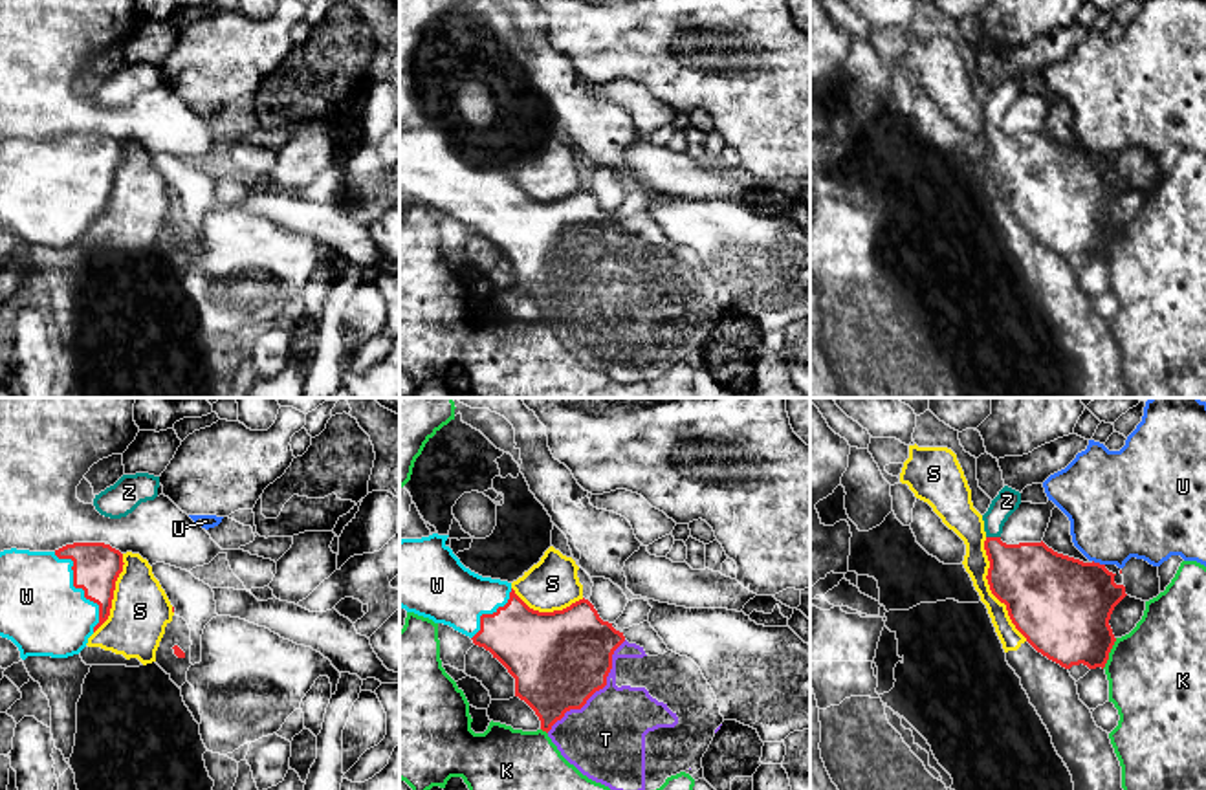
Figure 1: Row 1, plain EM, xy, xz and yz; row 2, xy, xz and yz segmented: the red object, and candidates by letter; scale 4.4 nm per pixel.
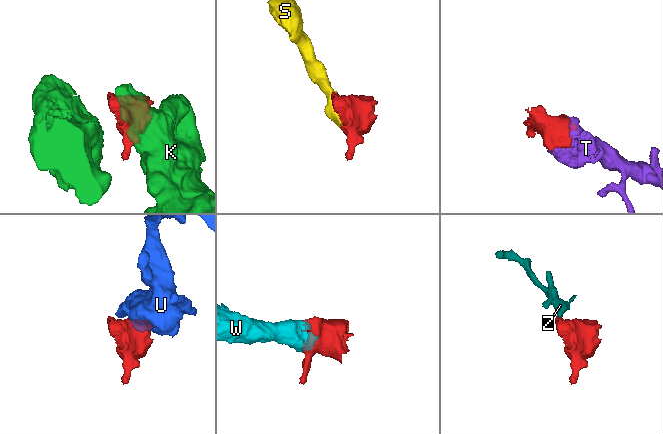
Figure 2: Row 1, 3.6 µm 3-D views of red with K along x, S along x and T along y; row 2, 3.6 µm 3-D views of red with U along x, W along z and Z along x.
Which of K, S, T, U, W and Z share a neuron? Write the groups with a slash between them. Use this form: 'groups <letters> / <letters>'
groups K / S / T W Z / U

